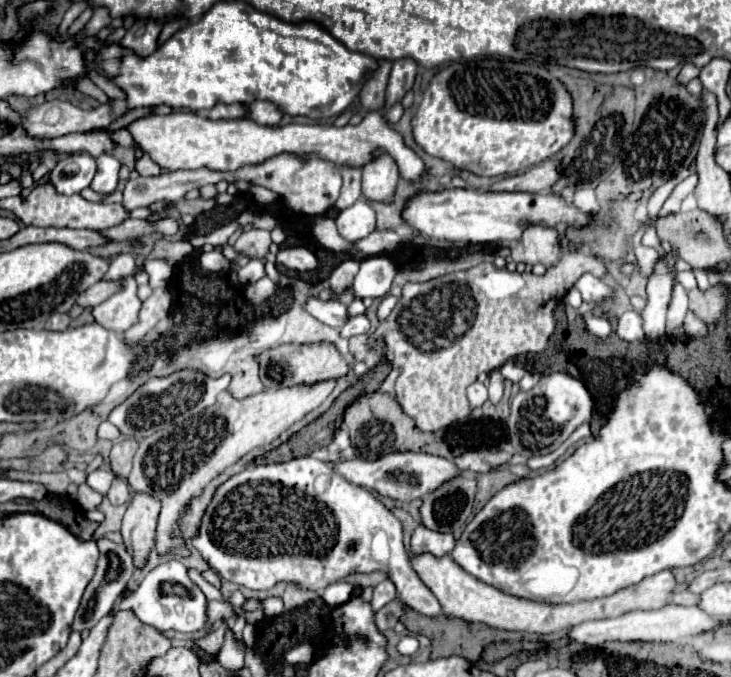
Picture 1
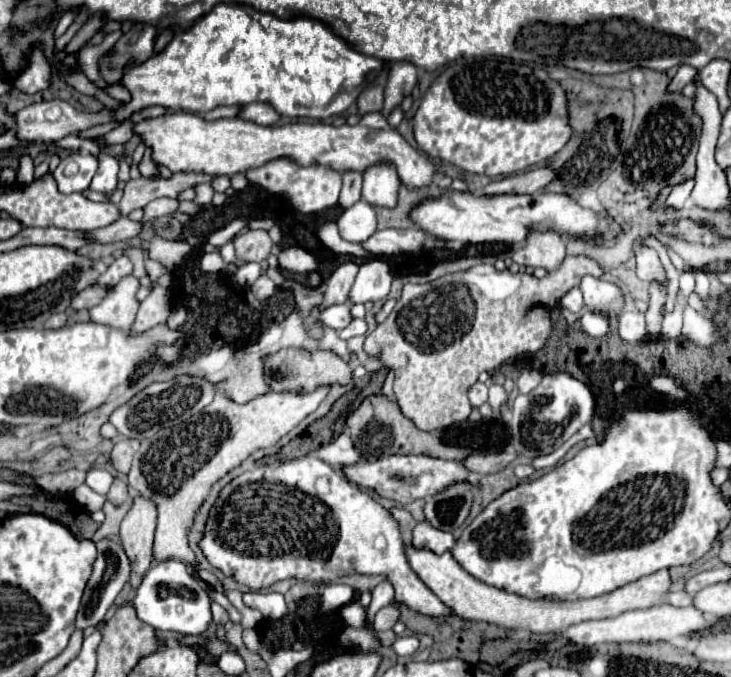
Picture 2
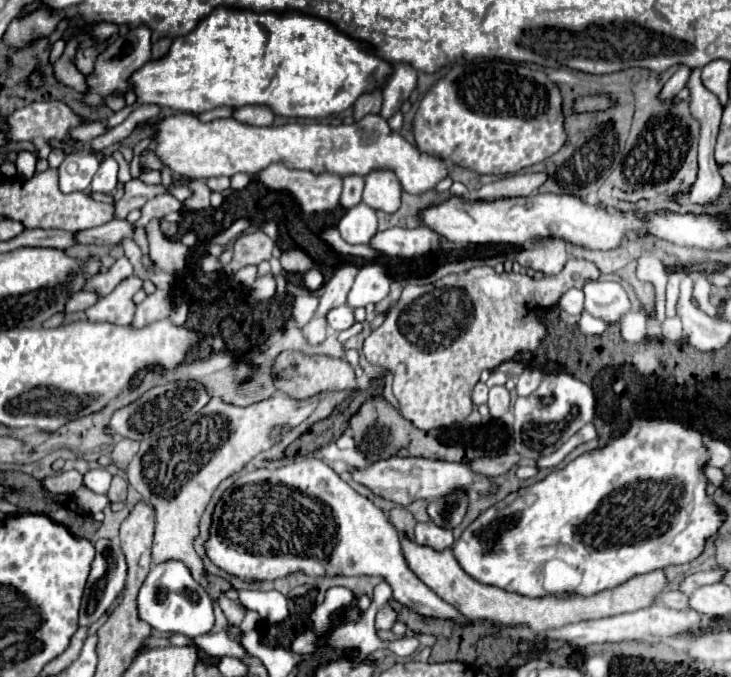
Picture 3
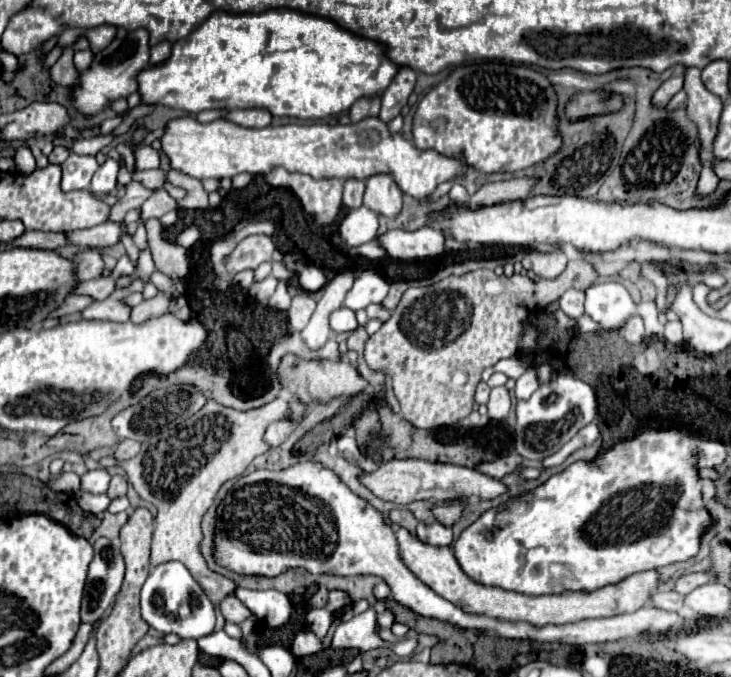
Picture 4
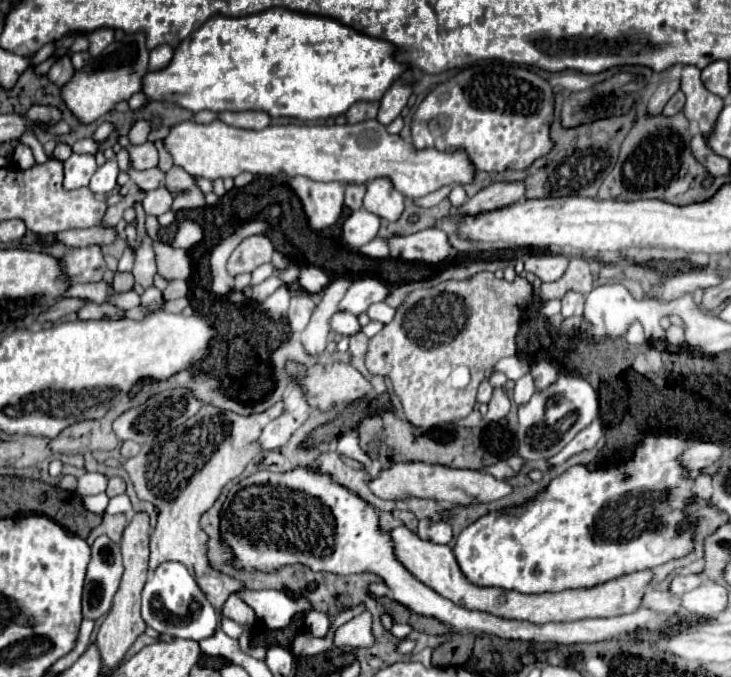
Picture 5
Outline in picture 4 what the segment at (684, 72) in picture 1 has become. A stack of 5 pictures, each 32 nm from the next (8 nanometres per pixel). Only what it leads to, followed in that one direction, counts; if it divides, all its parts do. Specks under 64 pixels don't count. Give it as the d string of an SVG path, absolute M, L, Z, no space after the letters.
M684 74L666 80L666 82L652 94L652 106L654 106L654 108L662 108L662 106L666 106L668 100L670 100L676 92L682 90L682 82L684 82Z

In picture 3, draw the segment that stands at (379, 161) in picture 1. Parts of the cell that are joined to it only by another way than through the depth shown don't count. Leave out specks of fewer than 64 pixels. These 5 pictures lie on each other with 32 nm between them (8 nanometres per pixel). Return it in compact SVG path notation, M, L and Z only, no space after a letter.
M376 170L364 178L364 204L372 210L382 210L386 214L394 214L400 208L402 188L394 176L394 172Z

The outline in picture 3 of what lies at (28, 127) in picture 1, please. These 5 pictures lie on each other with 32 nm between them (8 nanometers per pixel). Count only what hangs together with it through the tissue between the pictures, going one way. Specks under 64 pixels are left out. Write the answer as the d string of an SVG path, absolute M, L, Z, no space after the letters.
M34 102L26 108L20 108L8 116L2 116L8 124L8 140L62 140L68 134L68 128L80 126L80 118L62 102Z

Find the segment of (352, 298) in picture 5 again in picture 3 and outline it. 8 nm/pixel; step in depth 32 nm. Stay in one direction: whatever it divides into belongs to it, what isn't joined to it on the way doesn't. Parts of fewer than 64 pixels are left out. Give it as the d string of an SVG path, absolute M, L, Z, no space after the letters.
M368 264L360 268L356 282L346 298L346 304L350 308L360 308L370 302L380 302L388 296L390 290L390 276L384 266L380 264Z

